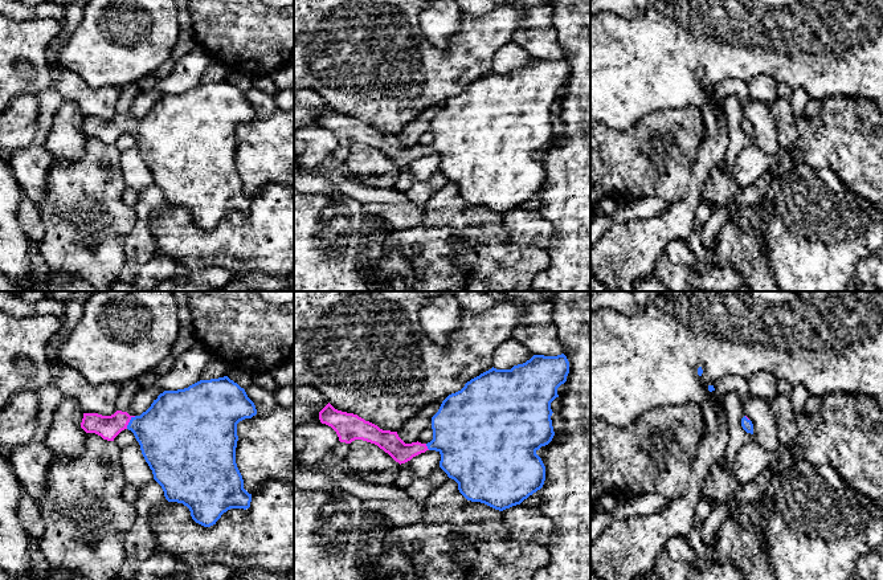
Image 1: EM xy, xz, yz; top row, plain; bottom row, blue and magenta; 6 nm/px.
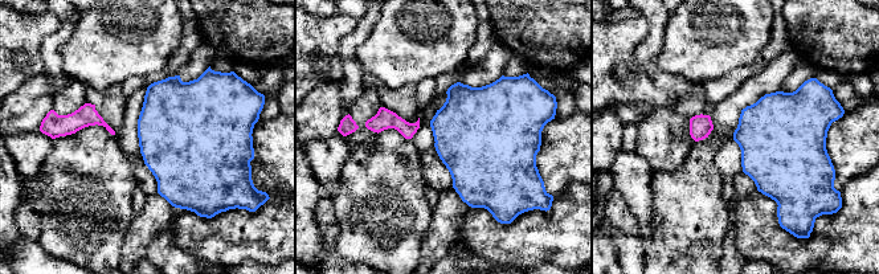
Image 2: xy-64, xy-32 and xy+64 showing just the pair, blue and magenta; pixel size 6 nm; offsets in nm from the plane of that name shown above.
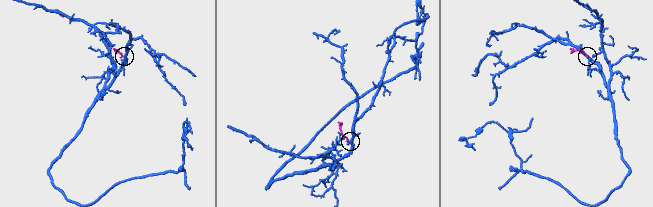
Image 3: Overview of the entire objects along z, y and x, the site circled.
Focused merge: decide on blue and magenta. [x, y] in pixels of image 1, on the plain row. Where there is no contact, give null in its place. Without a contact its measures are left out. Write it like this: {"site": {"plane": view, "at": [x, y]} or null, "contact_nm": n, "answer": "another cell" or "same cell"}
{"site": {"plane": "xy", "at": [130, 125]}, "contact_nm": 100, "answer": "same cell"}

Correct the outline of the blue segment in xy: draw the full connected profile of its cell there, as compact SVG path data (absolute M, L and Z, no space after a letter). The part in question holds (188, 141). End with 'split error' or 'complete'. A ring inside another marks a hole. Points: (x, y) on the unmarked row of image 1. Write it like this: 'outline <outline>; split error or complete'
outline M224 79L200 83L184 93L164 94L140 119L122 114L111 119L83 117L81 131L107 144L114 144L124 132L131 134L165 203L183 207L196 226L210 230L228 213L250 211L252 197L244 192L236 167L237 127L256 118L256 109L245 93Z; split error

